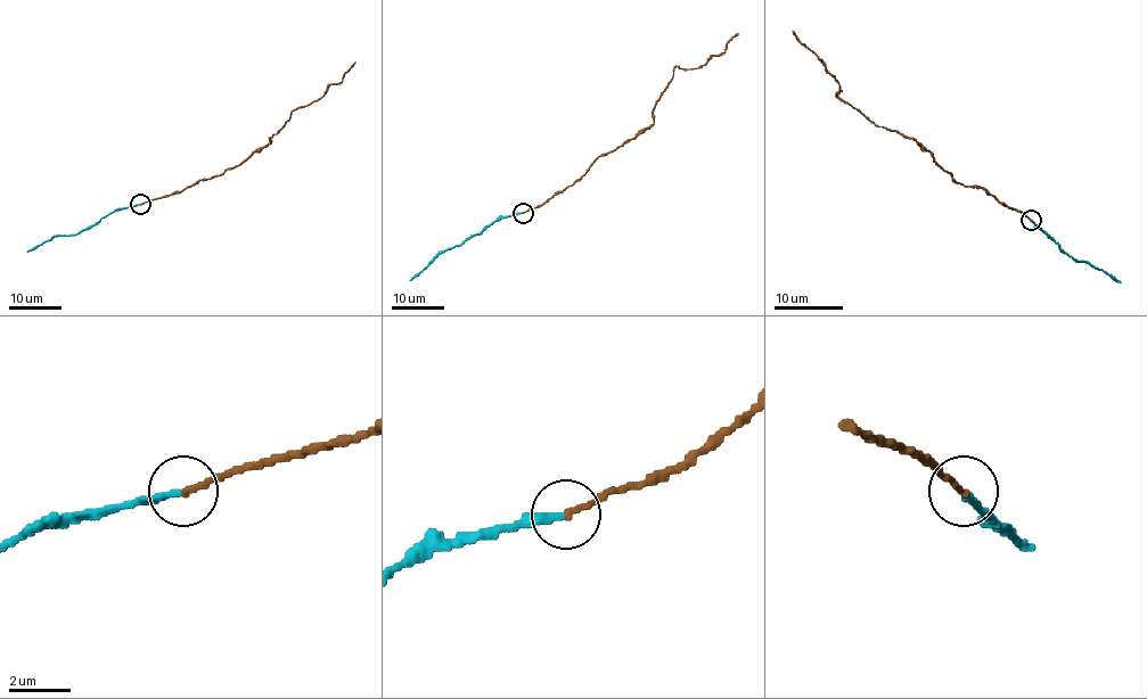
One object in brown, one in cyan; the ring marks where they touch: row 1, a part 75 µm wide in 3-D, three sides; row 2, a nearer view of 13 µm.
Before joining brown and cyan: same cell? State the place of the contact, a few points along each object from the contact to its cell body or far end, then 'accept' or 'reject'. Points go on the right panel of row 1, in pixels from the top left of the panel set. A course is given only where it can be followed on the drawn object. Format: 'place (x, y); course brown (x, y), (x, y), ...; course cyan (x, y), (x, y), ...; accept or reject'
place (1031, 220); course brown (1031, 219), (981, 188), (957, 183), (911, 138), (883, 128), (840, 98), (837, 81), (793, 31); course cyan (1031, 219), (1074, 261), (1088, 261), (1121, 284); accept

